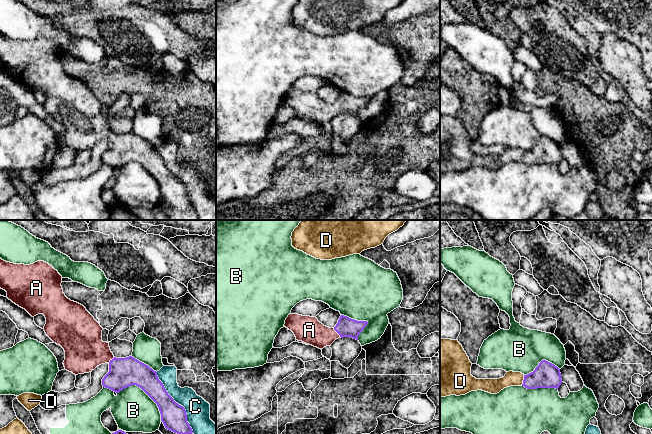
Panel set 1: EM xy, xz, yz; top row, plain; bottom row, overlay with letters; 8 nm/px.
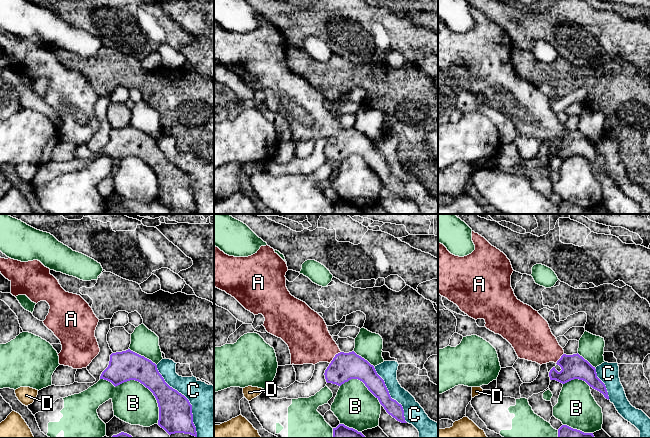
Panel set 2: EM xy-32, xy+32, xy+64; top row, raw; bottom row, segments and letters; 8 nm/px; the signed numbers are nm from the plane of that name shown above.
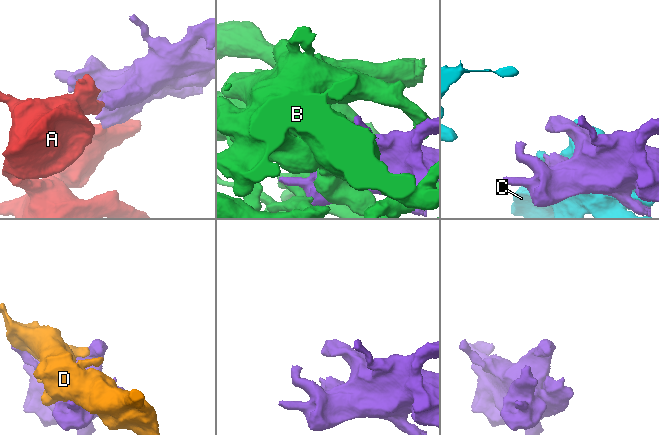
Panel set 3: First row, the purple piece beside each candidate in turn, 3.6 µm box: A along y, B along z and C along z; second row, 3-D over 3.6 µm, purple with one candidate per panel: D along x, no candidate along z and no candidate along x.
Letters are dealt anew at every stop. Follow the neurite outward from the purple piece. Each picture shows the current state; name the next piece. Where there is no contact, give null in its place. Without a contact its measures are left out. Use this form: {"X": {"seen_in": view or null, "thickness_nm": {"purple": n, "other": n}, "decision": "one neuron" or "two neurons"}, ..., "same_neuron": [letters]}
{"A": {"seen_in": "xz", "thickness_nm": {"purple": 160, "other": 220}, "decision": "one neuron"}, "B": {"seen_in": "xy", "thickness_nm": {"purple": 240, "other": 340}, "decision": "two neurons"}, "C": {"seen_in": "xy", "thickness_nm": {"purple": 200, "other": 190}, "decision": "two neurons"}, "D": {"seen_in": "yz", "thickness_nm": {"purple": 200, "other": 120}, "decision": "two neurons"}, "same_neuron": ["A"]}

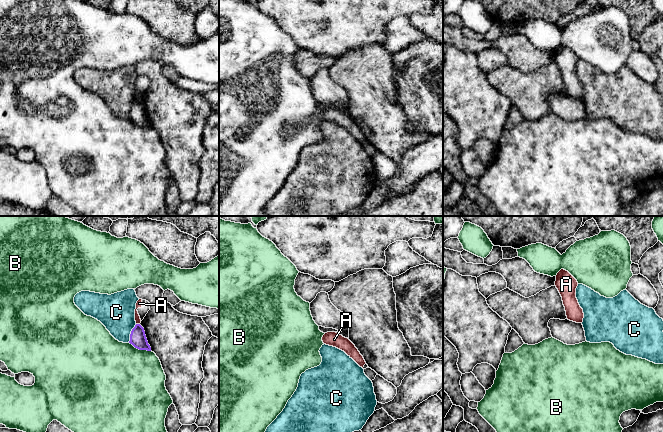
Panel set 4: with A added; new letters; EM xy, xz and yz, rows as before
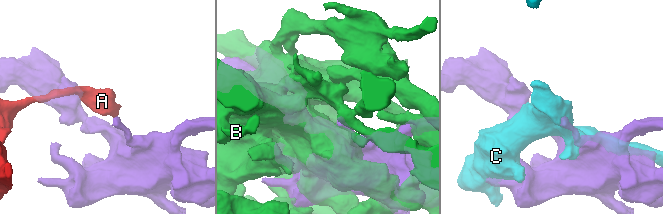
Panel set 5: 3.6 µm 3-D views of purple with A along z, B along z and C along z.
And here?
{"A": {"seen_in": "xy", "thickness_nm": {"purple": 130, "other": 50}, "decision": "two neurons"}, "B": {"seen_in": "xy", "thickness_nm": {"purple": 130, "other": 500}, "decision": "two neurons"}, "C": {"seen_in": "xy", "thickness_nm": {"purple": 130, "other": 300}, "decision": "two neurons"}, "same_neuron": []}

